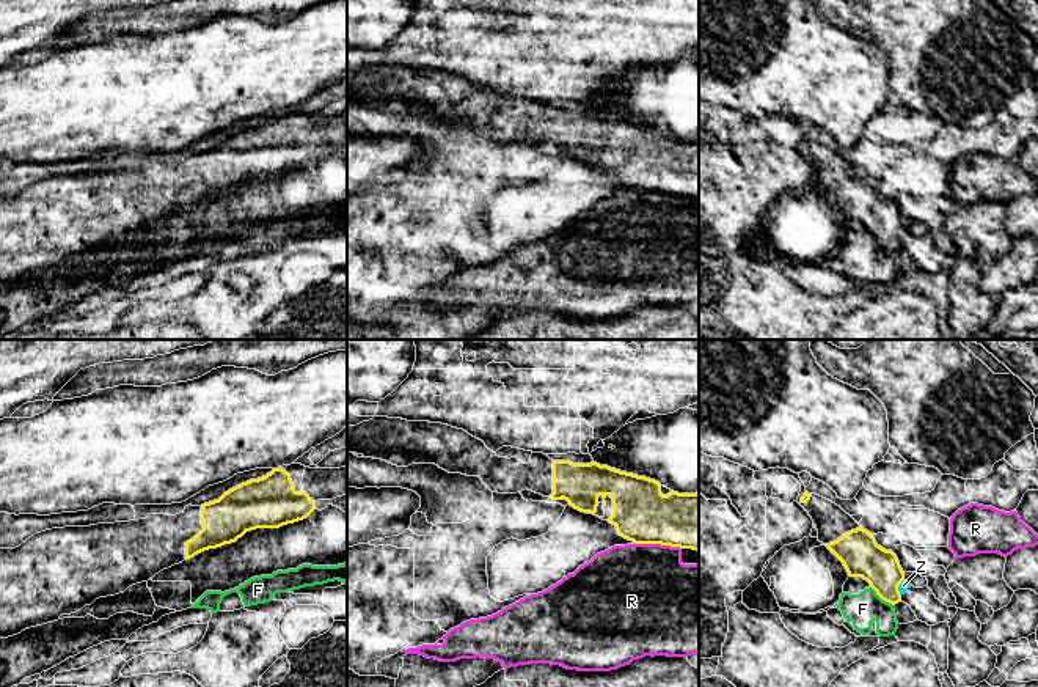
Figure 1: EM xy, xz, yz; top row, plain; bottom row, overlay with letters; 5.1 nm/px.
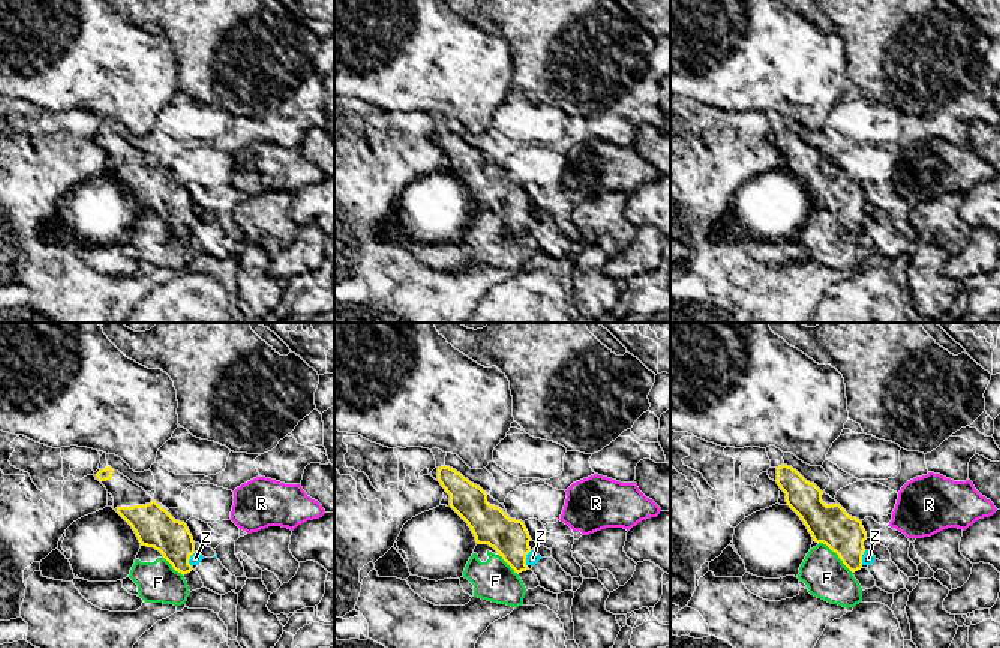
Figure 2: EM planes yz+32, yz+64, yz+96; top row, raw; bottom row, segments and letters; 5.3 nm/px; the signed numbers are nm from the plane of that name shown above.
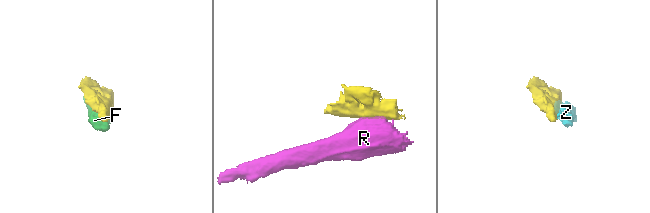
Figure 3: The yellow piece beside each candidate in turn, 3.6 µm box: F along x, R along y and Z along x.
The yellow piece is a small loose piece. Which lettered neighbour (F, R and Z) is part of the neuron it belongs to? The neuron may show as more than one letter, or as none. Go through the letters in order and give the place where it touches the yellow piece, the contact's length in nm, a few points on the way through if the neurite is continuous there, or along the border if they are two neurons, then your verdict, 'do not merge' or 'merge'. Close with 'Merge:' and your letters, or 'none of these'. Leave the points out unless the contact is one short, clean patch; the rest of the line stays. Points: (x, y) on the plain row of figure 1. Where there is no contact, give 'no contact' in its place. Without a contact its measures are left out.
F: meets yellow in yz at (881, 246); contact 150 nm long; do not merge
R: meets yellow in xz at (658, 191); contact 240 nm long; border along xz (635, 191), (660, 191), (680, 197); do not merge
Z: meets yellow in yz at (899, 233); contact 90 nm long; do not merge
Merge: none of these

